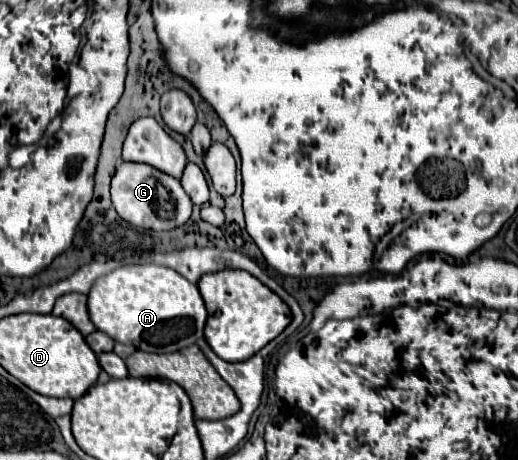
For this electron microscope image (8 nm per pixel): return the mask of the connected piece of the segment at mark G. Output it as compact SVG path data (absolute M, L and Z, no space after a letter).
M132 161L120 163L120 167L112 177L110 195L116 213L124 221L144 229L168 231L184 225L192 215L192 201L190 197L186 197L186 191L180 185L180 181L146 163L132 163Z

